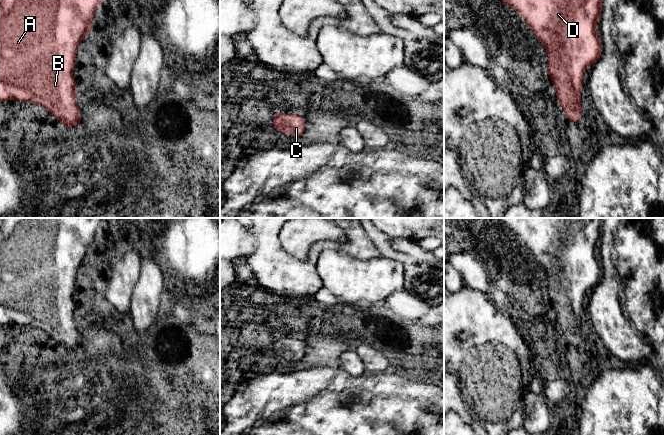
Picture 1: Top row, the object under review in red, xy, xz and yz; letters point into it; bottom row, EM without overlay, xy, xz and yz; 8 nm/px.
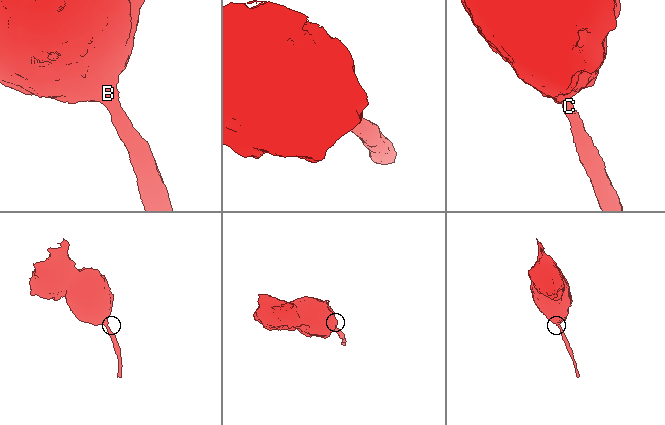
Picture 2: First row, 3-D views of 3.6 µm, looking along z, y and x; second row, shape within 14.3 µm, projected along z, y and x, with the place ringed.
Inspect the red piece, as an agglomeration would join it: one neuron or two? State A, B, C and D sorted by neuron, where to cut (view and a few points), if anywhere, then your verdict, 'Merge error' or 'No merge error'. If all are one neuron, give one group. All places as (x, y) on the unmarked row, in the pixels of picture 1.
Groups: A B C D. No split. No merge error

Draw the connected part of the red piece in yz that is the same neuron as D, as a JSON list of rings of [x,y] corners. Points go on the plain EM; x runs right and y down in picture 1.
[[[496,218],[533,254],[545,270],[548,279],[547,295],[556,312],[556,321],[566,342],[579,347],[582,332],[580,313],[585,294],[598,285],[602,275],[595,249],[602,235],[603,218]]]

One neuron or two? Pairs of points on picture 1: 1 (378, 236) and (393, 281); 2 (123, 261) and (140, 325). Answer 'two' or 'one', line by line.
1: two
2: two

